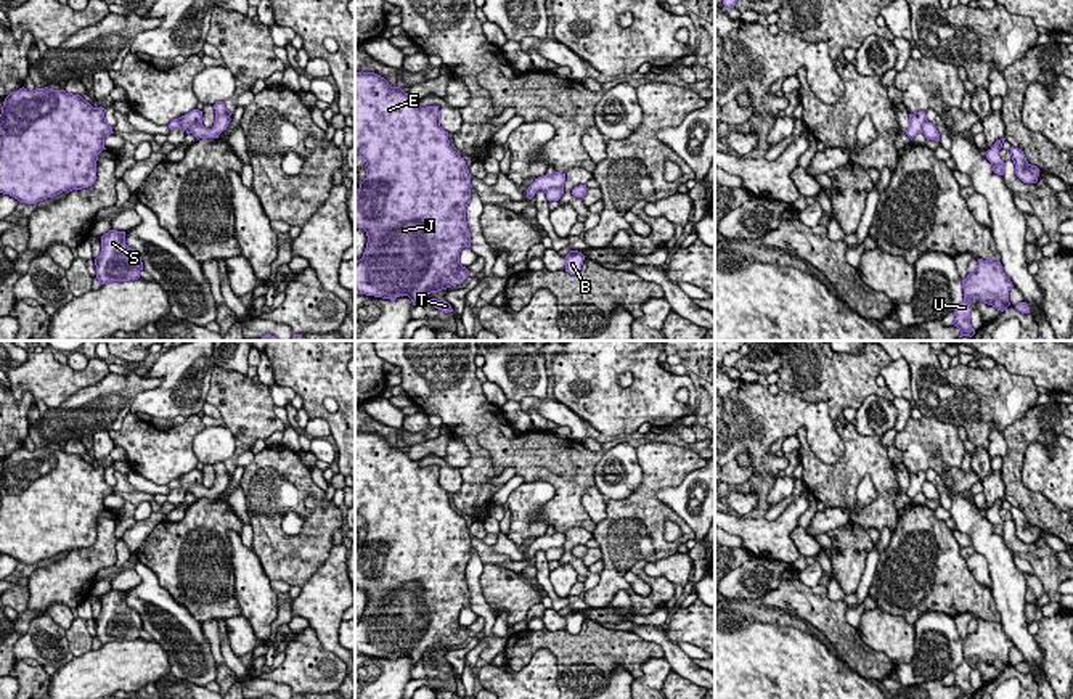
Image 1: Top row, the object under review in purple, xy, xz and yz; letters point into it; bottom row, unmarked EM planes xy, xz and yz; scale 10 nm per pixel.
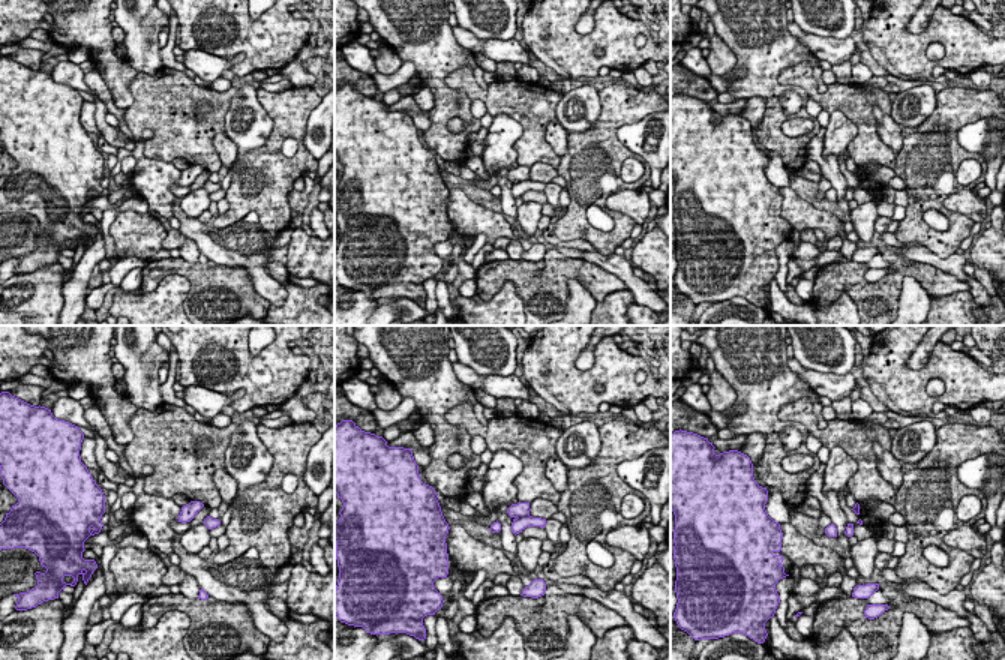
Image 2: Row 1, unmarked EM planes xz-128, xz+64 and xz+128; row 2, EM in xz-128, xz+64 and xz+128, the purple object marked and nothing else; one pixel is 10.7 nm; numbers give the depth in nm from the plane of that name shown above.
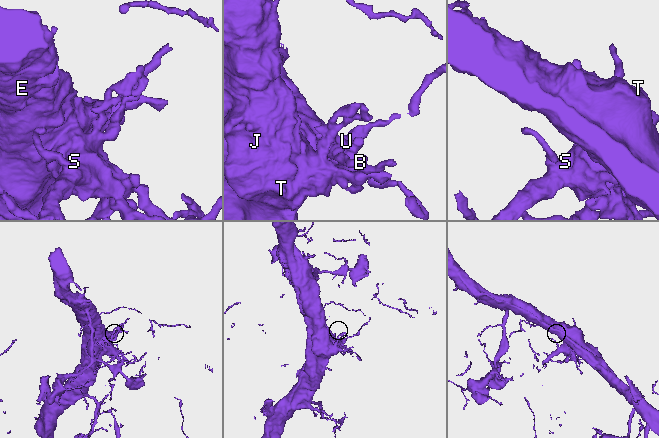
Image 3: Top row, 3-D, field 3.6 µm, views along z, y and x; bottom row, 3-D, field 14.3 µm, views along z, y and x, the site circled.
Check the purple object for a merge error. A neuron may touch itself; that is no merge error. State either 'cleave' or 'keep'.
cleave

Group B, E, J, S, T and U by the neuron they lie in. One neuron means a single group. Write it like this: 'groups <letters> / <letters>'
groups B S U / E J T

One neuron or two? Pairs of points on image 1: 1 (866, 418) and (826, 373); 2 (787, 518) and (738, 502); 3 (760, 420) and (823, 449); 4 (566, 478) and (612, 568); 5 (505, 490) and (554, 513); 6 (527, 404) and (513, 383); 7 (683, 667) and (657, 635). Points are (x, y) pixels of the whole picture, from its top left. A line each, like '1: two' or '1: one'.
1: two
2: two
3: one
4: two
5: two
6: two
7: one

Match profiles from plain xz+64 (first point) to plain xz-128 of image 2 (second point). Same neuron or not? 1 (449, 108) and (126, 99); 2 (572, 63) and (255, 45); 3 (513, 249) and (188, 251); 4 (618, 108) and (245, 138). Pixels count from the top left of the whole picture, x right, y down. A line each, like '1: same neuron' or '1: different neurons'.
1: same neuron
2: same neuron
3: same neuron
4: different neurons

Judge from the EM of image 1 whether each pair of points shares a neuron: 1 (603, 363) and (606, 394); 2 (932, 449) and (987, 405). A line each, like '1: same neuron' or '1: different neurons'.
1: same neuron
2: different neurons

